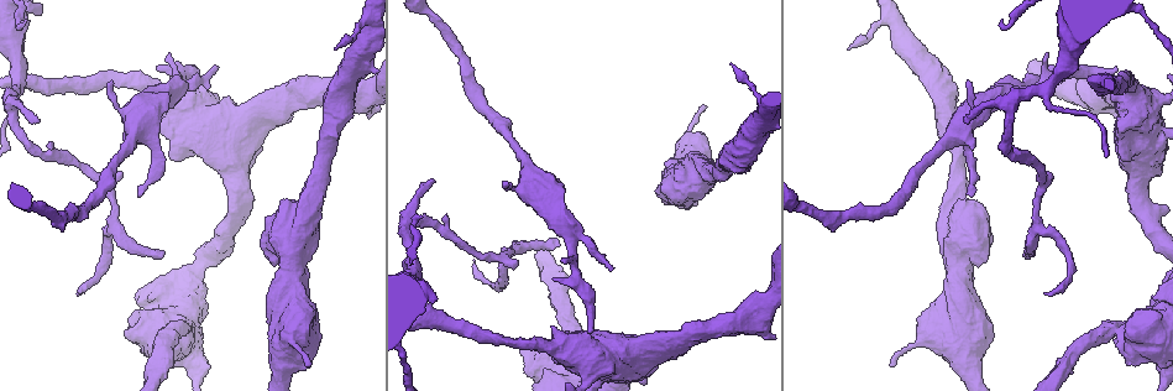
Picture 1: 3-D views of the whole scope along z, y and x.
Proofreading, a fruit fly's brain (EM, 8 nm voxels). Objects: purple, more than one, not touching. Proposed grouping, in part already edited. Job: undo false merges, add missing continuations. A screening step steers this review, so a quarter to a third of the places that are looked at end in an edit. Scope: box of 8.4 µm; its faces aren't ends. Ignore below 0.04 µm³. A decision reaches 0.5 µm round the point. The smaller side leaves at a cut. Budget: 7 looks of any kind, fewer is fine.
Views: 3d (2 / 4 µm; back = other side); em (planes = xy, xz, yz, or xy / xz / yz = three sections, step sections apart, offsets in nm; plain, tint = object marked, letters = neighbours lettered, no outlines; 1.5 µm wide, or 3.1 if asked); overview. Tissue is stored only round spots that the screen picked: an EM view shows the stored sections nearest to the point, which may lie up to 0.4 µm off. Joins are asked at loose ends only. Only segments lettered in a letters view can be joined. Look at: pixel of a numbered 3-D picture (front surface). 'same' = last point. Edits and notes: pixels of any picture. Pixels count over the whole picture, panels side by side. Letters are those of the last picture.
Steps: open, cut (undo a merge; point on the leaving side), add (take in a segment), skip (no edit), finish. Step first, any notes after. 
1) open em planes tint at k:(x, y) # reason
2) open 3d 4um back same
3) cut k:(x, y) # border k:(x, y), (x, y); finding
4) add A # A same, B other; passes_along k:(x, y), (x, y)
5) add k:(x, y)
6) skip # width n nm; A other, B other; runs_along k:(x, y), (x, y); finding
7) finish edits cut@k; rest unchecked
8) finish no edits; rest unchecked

open 3d 4um at 1:(306, 364) # free end

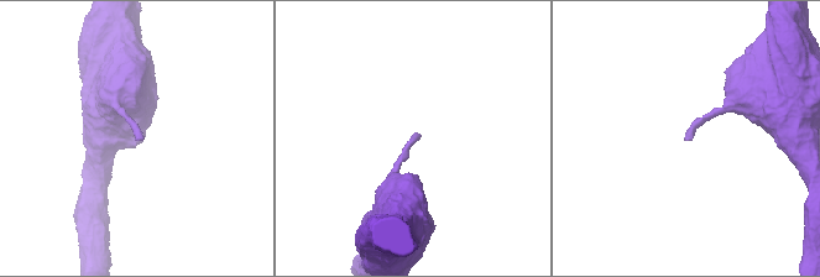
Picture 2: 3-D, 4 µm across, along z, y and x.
open em planes letters at 2:(418, 134) # need the tissue

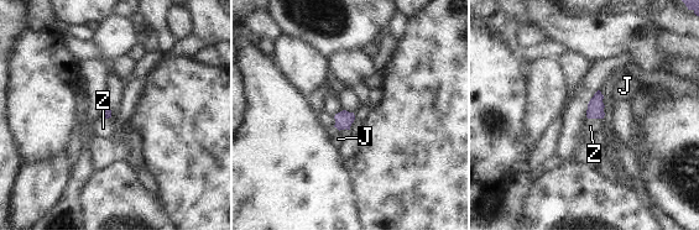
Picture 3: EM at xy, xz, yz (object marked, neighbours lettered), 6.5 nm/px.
add Z # J other, Z same; passes_along 3:(595, 108), (594, 118), (590, 126); the neuron continues

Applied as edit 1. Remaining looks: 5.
open overview

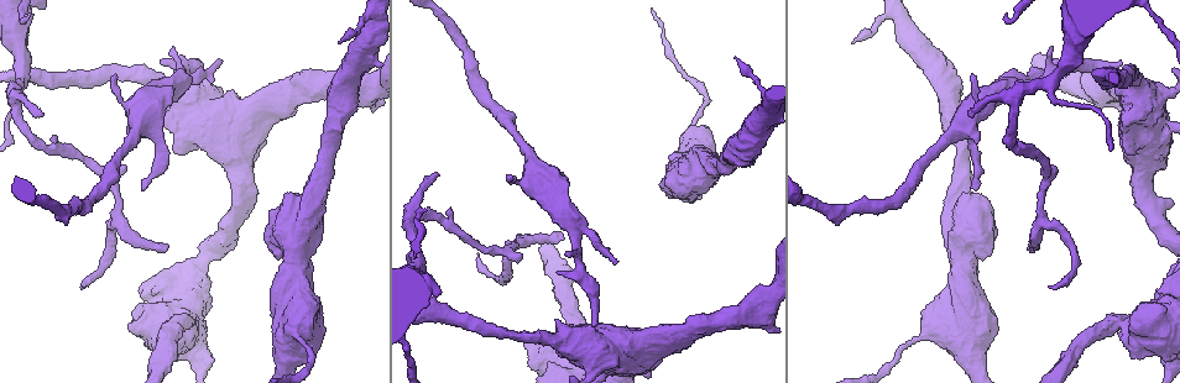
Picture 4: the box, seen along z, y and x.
open em planes letters at 4:(315, 187) # calibre changes

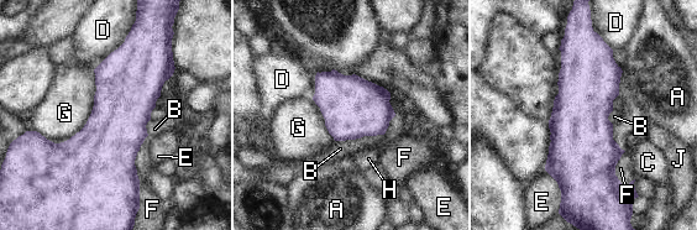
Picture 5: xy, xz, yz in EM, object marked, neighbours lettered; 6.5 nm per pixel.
skip # width 380 nm; A other, B other, C other, D other, E other, F other, G other, H other, J other; border 5:(94, 69), (33, 131); all the same neuron

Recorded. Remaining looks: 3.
open 3d 4um at 4:(439, 174) # branch stops here

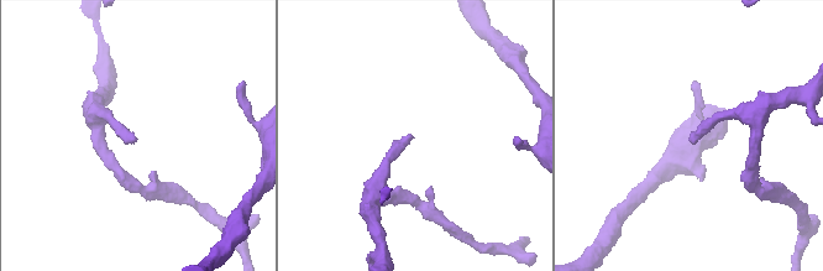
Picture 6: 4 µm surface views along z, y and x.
open em planes letters at 6:(694, 141)

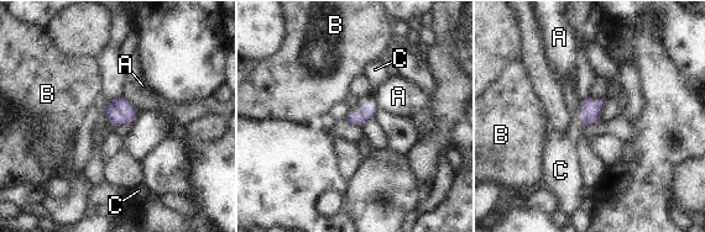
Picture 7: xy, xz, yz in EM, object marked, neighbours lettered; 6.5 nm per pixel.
add C # longest_contact C 80 nm; A other, B other, C same; the neuron continues

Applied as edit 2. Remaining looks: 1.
finish edits add@3, add@7; rest unchecked

